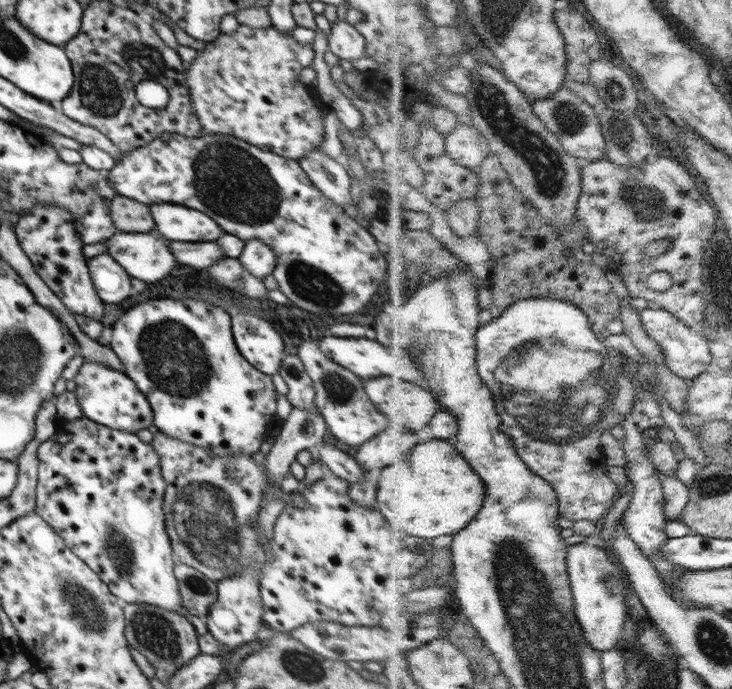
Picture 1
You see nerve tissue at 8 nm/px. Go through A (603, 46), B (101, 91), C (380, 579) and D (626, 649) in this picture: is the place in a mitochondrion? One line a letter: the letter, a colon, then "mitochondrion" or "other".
A: other
B: mitochondrion
C: other
D: other

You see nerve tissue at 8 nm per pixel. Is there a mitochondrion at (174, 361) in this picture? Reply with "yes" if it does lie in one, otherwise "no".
yes

